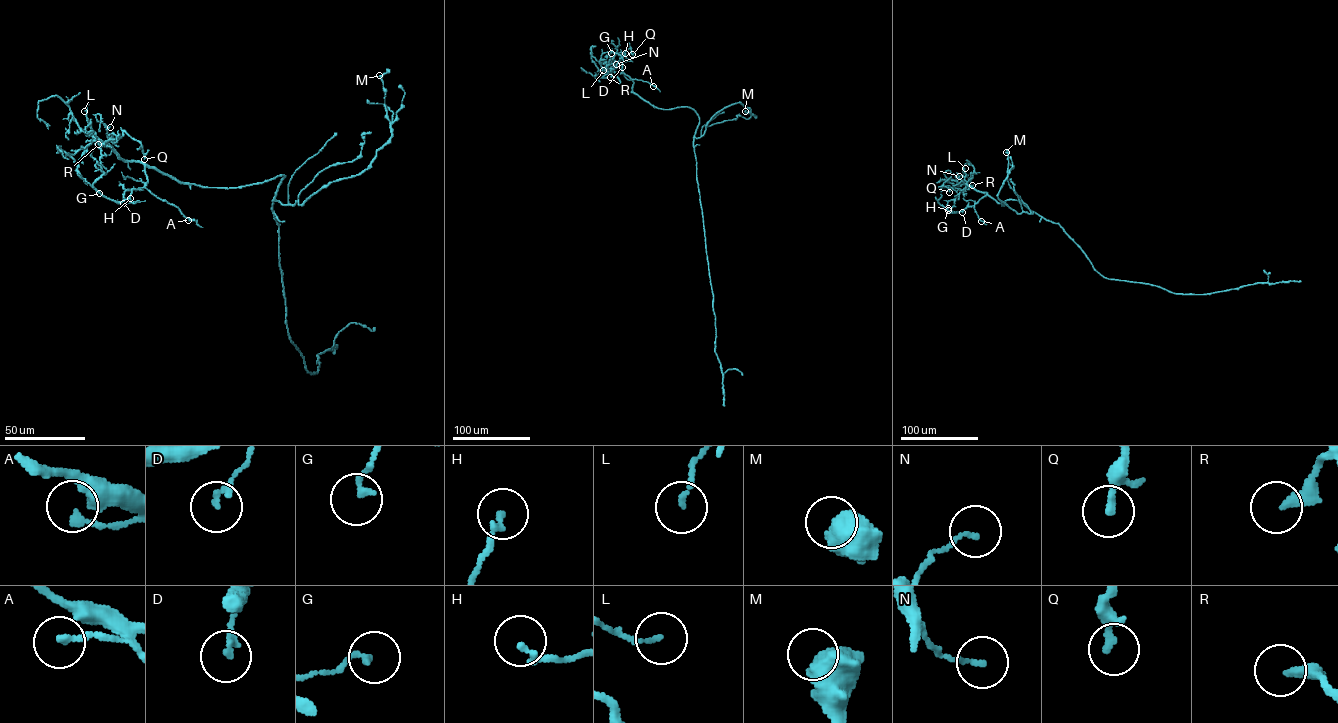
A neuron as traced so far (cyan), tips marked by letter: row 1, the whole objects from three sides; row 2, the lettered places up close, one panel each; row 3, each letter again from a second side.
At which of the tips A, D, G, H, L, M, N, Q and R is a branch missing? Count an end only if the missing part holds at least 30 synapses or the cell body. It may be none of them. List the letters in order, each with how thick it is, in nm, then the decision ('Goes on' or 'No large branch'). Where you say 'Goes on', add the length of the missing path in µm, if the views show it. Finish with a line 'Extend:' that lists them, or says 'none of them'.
A: Thickness 200 nm. No large branch
D: Thickness 180 nm. No large branch
G: Thickness 180 nm. No large branch
H: Thickness 190 nm. No large branch
L: Thickness 120 nm. No large branch
M: Thickness 800 nm. No large branch
N: Thickness 130 nm. No large branch
Q: Thickness 190 nm. No large branch
R: Thickness 320 nm. No large branch
Extend: none of them

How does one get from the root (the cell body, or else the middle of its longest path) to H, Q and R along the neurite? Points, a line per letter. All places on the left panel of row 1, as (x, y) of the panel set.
H: (279, 261), (272, 205), (284, 175), (206, 187), (146, 166), (147, 183), (127, 189), (123, 202), (130, 198)
Q: (279, 261), (272, 205), (284, 175), (236, 187), (201, 187), (98, 144), (124, 130), (139, 142), (144, 159)
R: (279, 261), (272, 205), (284, 175), (236, 187), (201, 187), (125, 161), (106, 144), (98, 144)

